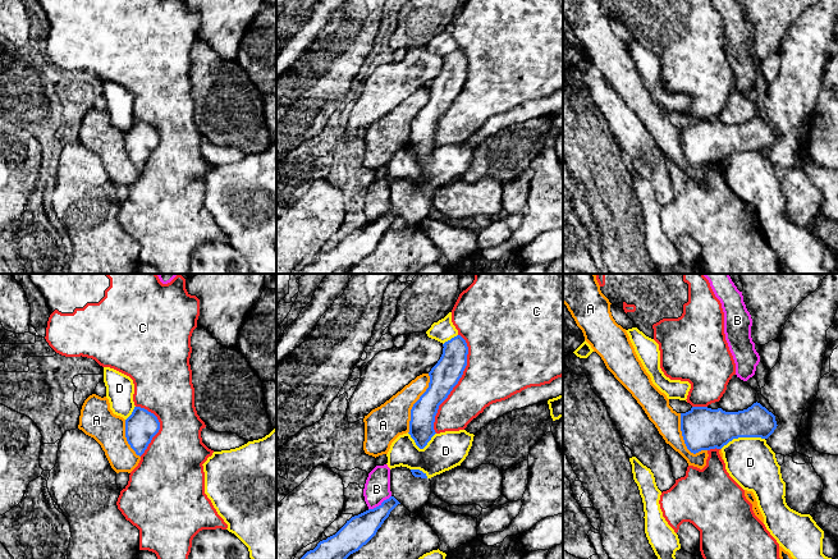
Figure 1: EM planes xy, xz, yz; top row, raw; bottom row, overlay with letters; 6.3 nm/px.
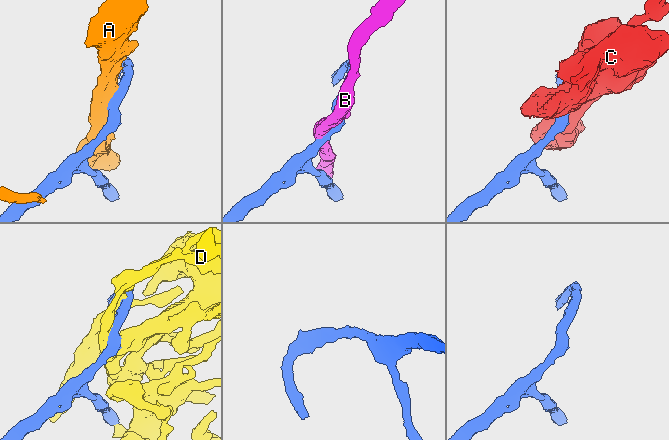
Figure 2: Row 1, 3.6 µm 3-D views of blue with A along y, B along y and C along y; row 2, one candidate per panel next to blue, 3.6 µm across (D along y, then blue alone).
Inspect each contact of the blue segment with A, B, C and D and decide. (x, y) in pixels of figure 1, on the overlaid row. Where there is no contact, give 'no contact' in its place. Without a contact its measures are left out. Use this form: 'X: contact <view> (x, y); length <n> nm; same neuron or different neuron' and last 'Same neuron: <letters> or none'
A: contact xz (415, 403); length 400 nm; different neuron
B: contact xz (379, 505); length 170 nm; different neuron
C: contact xz (457, 383); length 650 nm; different neuron
D: contact yz (742, 436); length 280 nm; different neuron
Same neuron: none

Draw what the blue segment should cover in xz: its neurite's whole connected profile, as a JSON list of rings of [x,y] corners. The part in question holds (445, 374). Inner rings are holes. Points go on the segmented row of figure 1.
[[[461,335],[445,342],[443,347],[440,359],[429,372],[429,388],[411,409],[408,434],[420,449],[436,434],[434,422],[439,405],[458,384],[467,366],[468,347]]]

